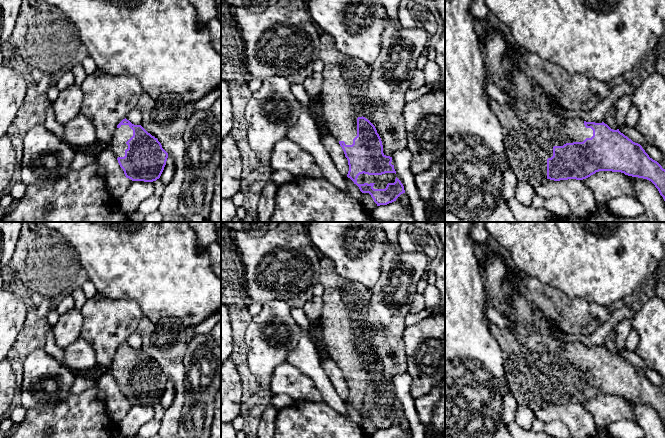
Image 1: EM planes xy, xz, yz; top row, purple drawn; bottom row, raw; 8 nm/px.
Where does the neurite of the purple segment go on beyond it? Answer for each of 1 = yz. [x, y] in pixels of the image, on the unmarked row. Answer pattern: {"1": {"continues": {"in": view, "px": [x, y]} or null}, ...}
{"1": {"continues": {"in": "yz", "px": [528, 372]}}}

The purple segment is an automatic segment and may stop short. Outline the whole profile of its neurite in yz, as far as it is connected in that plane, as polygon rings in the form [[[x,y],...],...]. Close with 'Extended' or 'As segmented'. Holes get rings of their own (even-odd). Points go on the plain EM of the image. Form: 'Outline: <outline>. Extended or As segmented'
Outline: [[[491,322],[489,329],[502,350],[509,387],[518,404],[534,412],[545,402],[583,404],[599,395],[621,396],[651,405],[665,425],[665,393],[619,353],[613,354],[604,346],[586,346],[578,341],[567,341],[555,352],[531,351],[519,342],[511,329]]]. Extended

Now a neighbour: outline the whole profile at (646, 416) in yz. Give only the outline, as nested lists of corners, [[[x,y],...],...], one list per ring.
[[[628,399],[627,401],[636,413],[636,423],[644,430],[645,438],[665,438],[665,425],[651,405]]]

